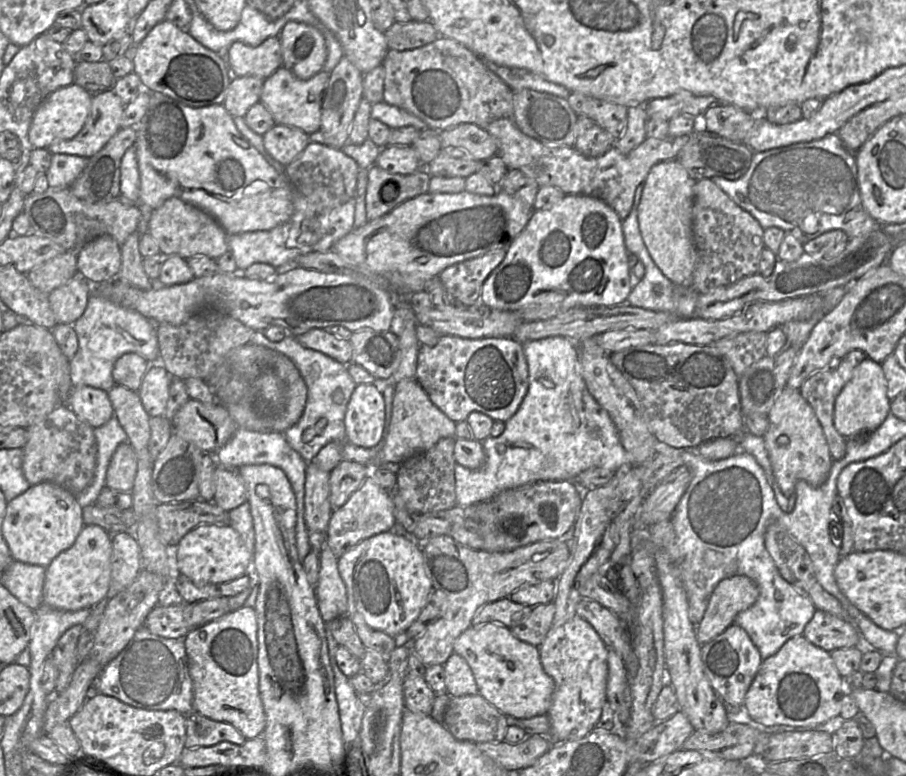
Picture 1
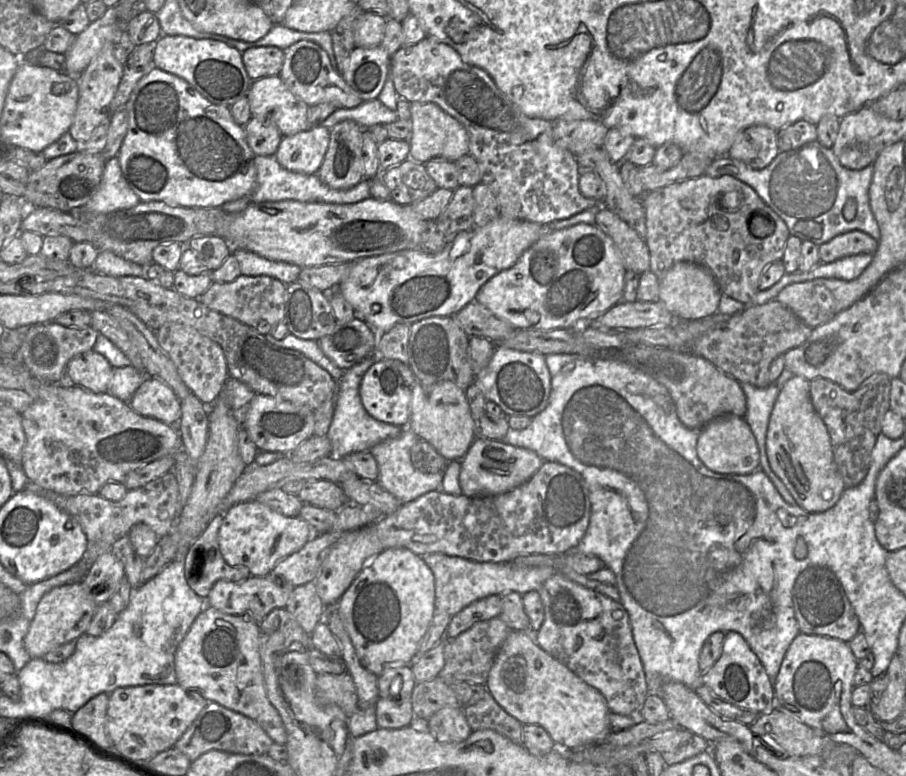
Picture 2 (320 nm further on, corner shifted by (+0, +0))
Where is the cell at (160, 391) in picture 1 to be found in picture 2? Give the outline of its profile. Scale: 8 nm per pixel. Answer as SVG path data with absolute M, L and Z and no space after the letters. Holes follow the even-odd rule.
M147 376L128 403L141 416L166 424L180 421L180 400L160 379Z

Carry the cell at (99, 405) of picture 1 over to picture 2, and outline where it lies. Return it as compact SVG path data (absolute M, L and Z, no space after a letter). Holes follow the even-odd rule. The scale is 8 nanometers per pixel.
M92 349L74 356L65 375L72 385L100 394L109 392L112 372L108 360Z

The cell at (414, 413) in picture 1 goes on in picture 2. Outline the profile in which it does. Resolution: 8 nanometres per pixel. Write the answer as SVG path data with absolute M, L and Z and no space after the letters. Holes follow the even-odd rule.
M256 500L232 506L222 518L218 544L223 559L230 566L247 567L251 576L267 576L280 560L300 550L314 534L299 516L285 516Z

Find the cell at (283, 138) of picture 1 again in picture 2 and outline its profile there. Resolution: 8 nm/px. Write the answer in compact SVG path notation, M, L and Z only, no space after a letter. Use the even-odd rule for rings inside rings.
M318 125L284 136L275 153L277 161L293 172L317 174L328 149L329 132L330 129Z

